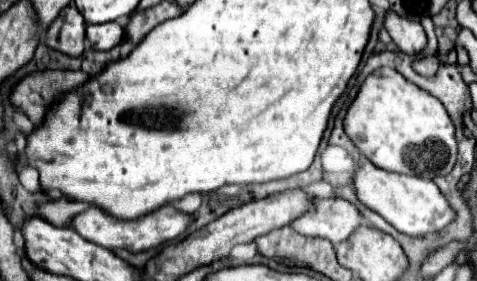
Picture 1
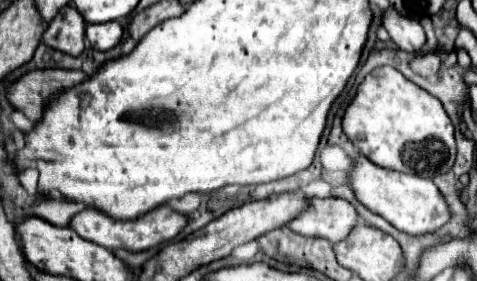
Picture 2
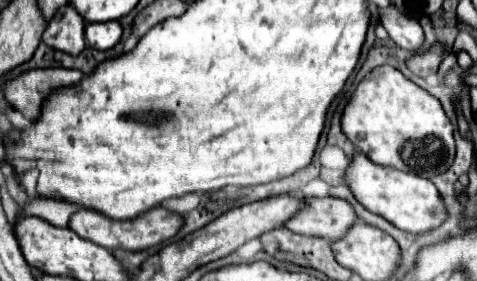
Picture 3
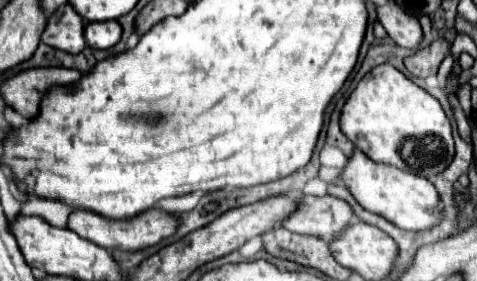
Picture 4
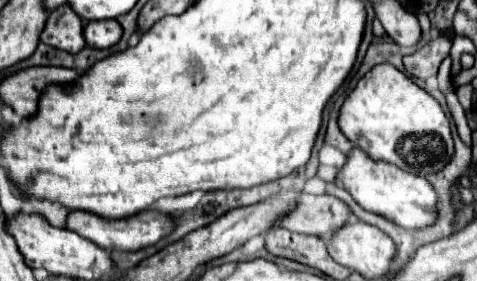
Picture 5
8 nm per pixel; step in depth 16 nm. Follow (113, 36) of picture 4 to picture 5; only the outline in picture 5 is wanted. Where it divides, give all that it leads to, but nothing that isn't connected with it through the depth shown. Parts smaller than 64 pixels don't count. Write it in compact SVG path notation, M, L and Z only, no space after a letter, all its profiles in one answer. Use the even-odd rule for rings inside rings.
M96 20L88 22L84 28L84 38L90 48L110 48L114 46L122 36L122 28L116 20Z

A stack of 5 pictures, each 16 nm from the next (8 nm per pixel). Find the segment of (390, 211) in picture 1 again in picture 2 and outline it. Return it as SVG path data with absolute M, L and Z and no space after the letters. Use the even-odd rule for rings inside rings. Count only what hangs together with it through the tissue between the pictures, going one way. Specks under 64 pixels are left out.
M360 160L352 170L350 184L356 192L356 198L366 208L380 214L394 228L410 236L432 234L452 218L446 198L440 194L440 190L432 180L424 180L420 176L408 176L402 172L388 172L386 168L378 168L370 160Z

